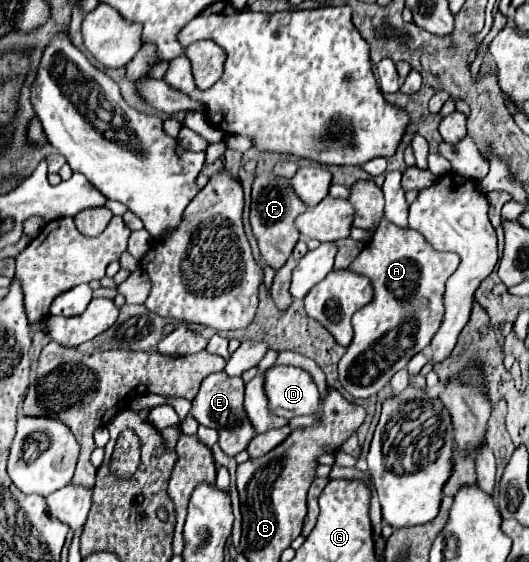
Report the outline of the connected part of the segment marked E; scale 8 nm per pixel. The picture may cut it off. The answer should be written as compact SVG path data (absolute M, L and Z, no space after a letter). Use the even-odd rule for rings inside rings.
M224 370L210 374L202 382L200 392L198 392L196 400L192 402L190 412L198 420L198 424L204 424L214 430L222 430L218 444L228 456L236 456L238 452L246 450L250 440L256 436L256 430L252 430L248 416L244 414L244 382L242 382L242 378L228 376Z

